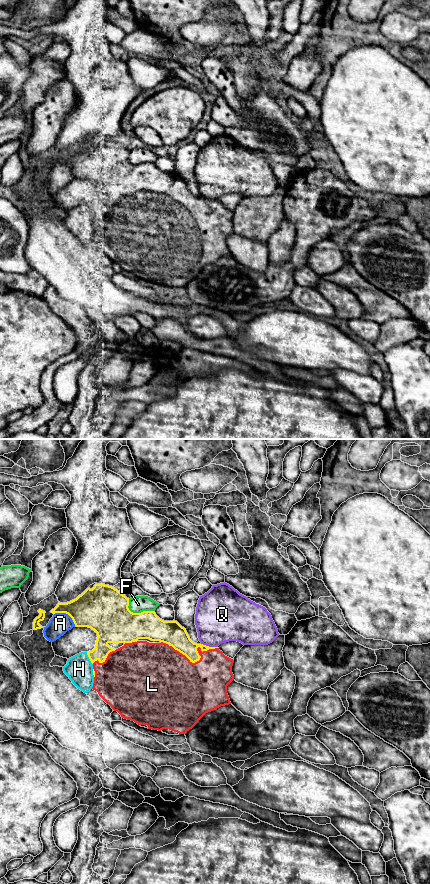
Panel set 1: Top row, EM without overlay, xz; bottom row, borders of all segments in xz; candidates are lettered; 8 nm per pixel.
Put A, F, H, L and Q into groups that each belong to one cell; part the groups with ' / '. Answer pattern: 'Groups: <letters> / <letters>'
Groups: A / F / H / L / Q

